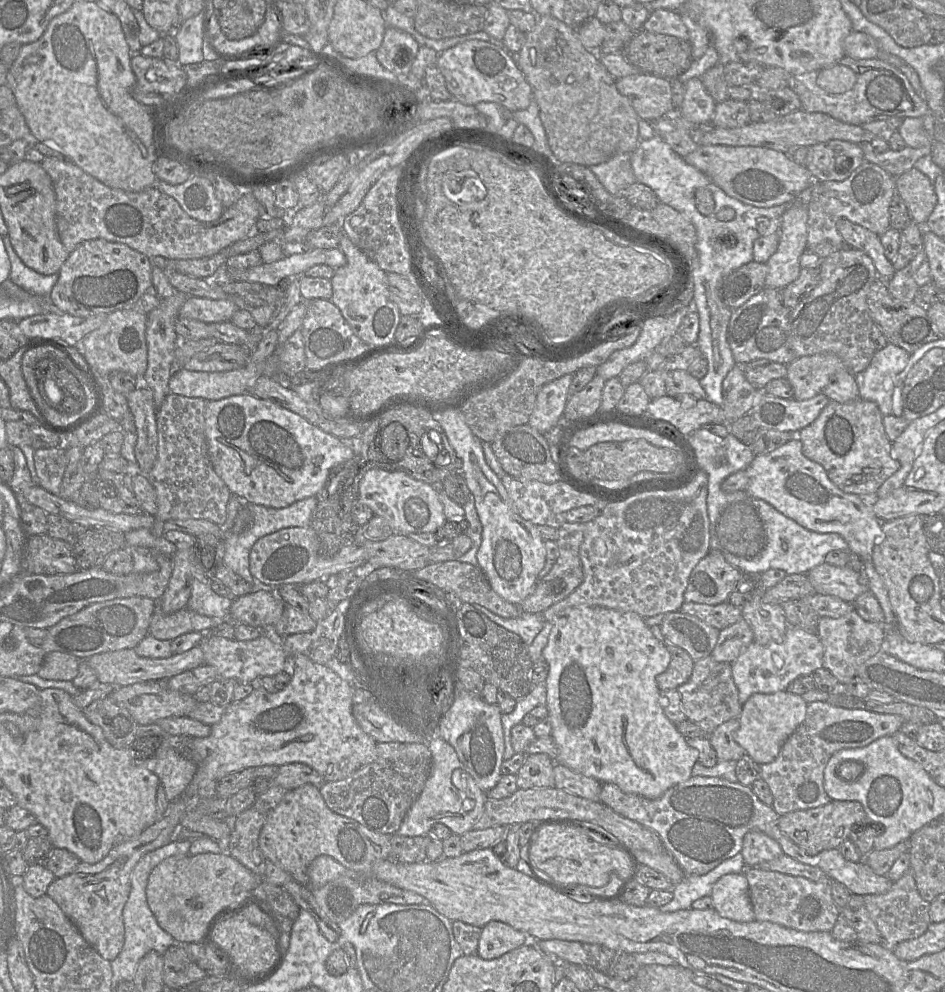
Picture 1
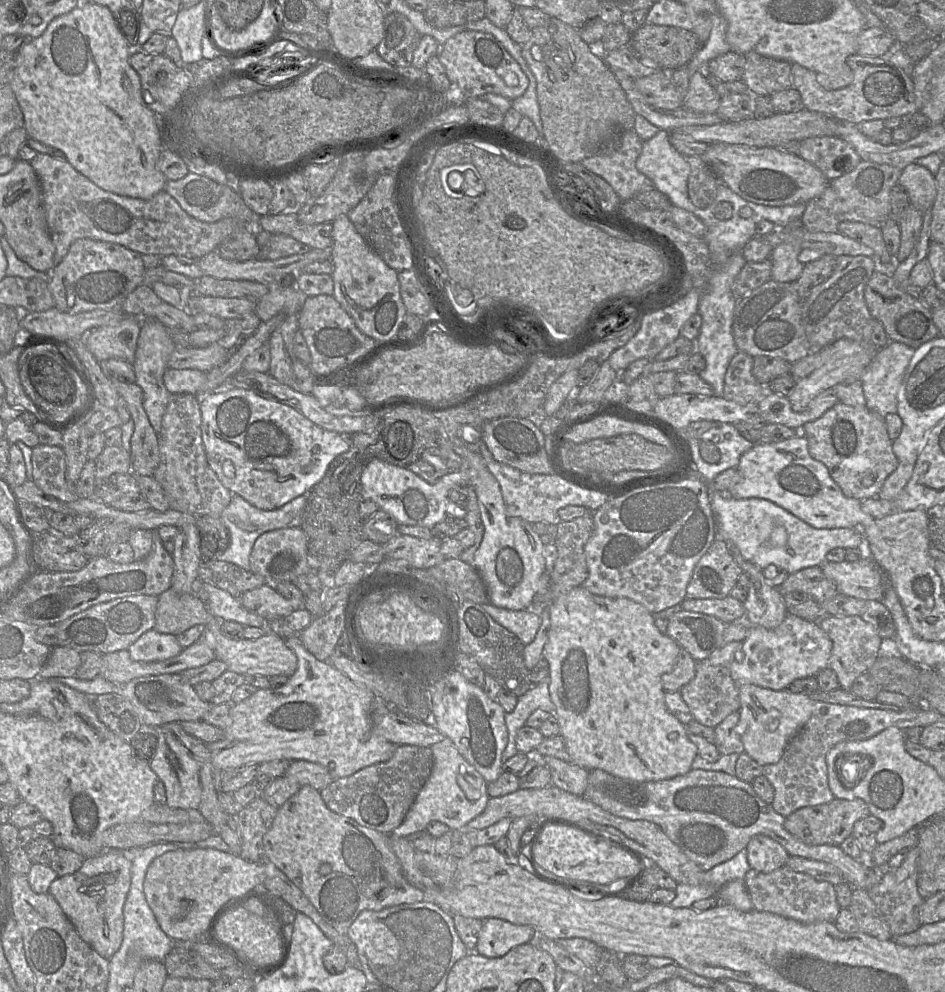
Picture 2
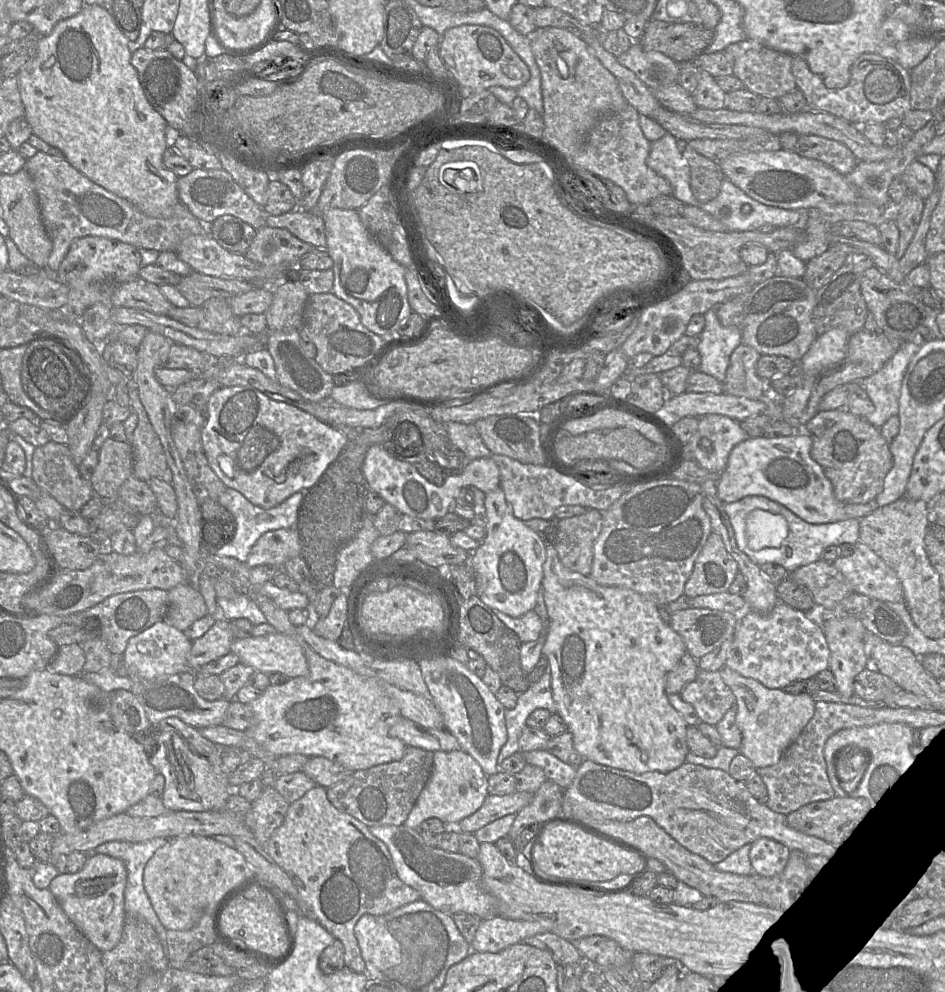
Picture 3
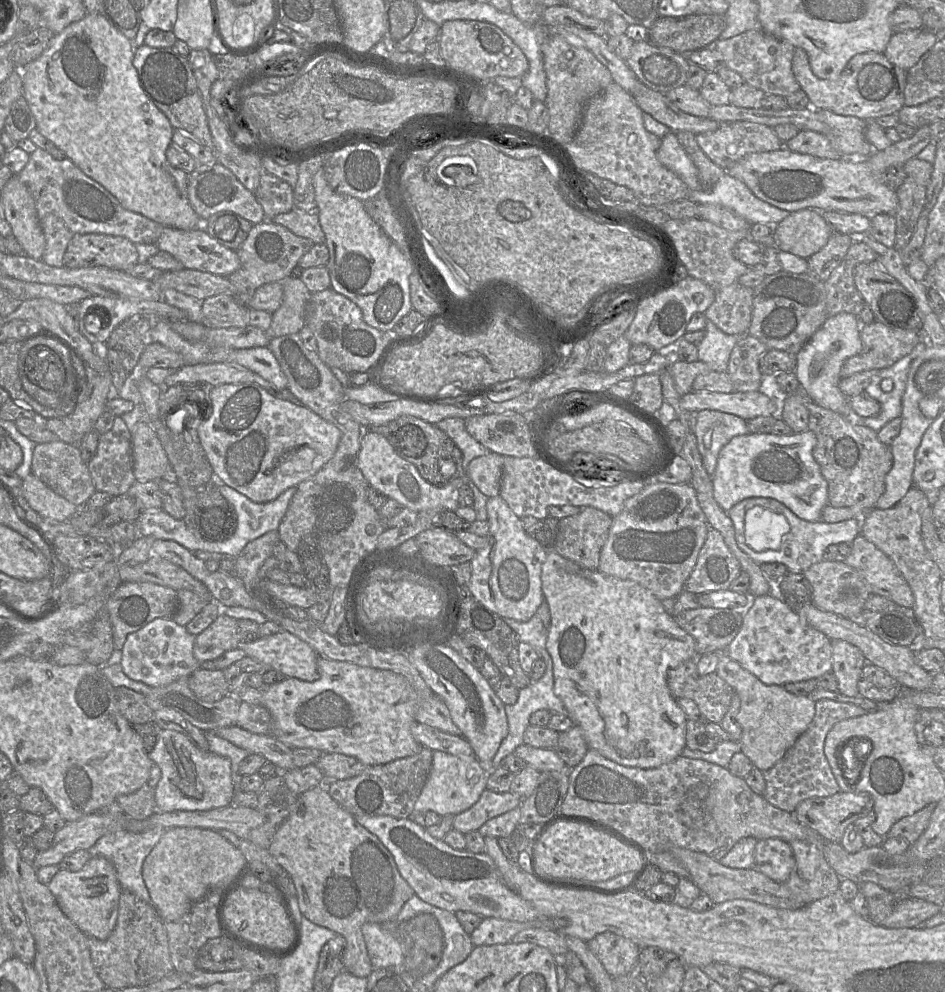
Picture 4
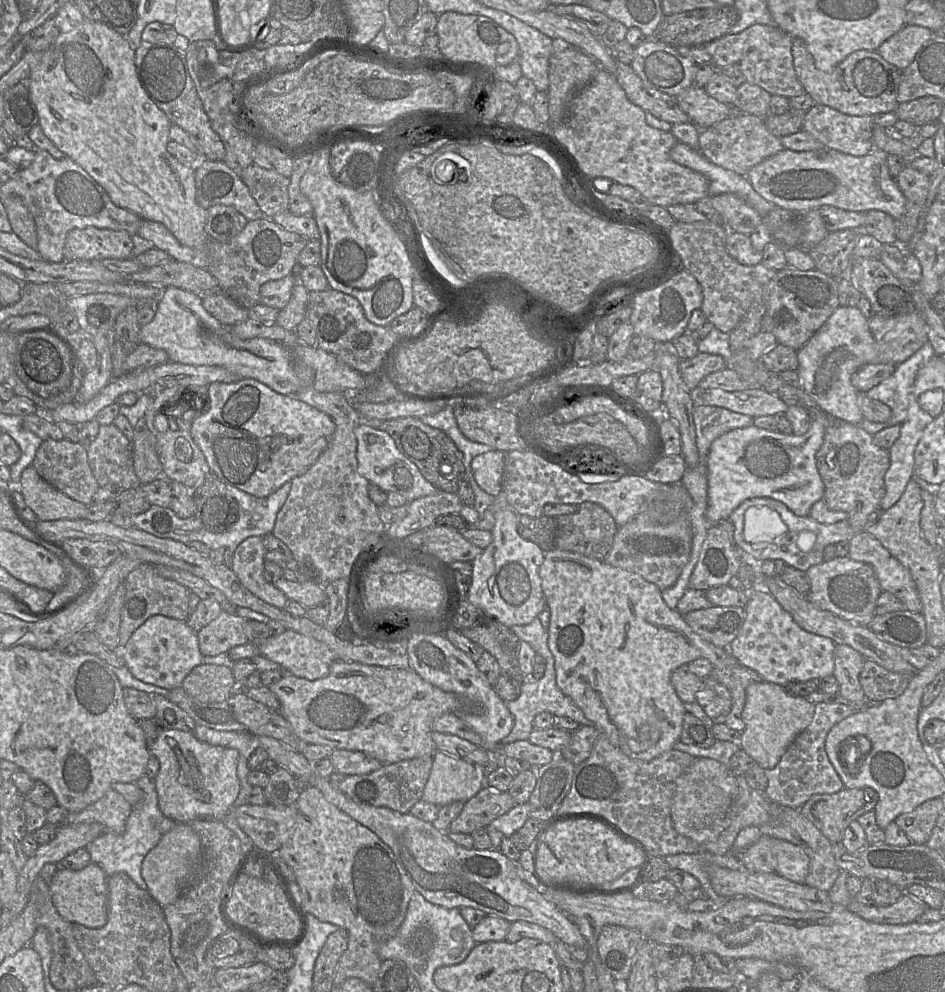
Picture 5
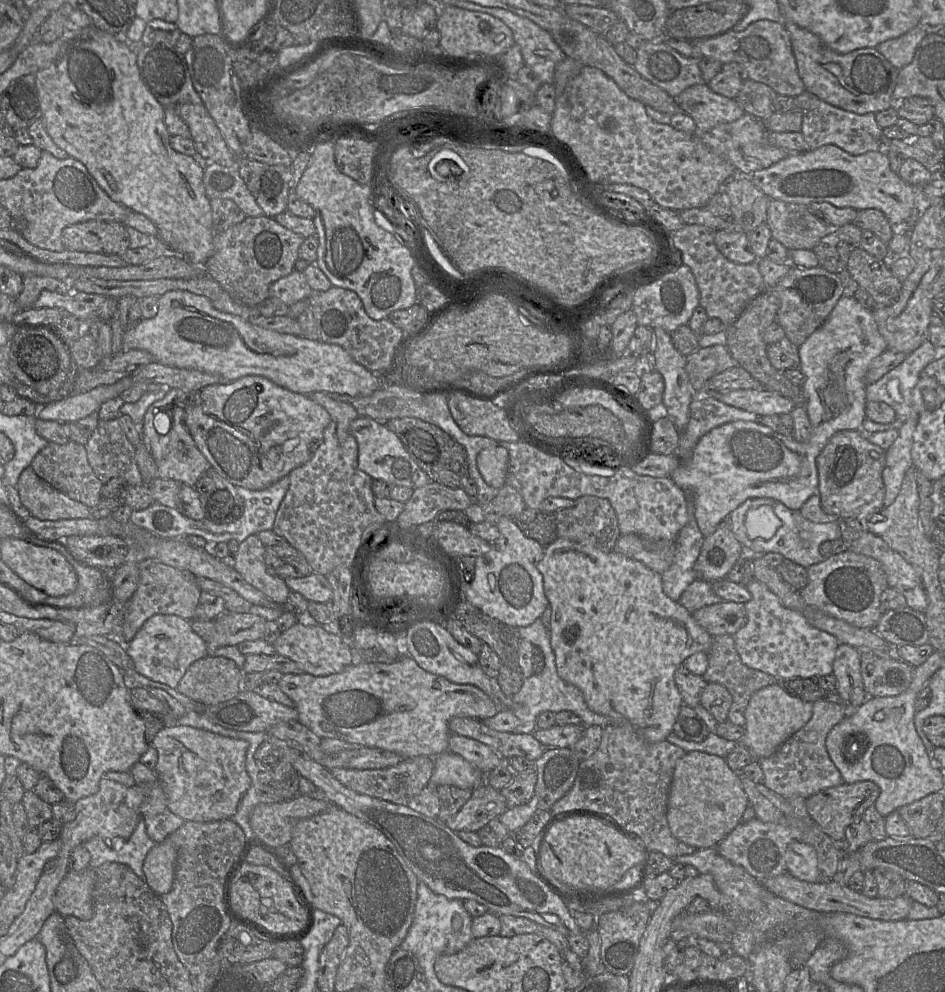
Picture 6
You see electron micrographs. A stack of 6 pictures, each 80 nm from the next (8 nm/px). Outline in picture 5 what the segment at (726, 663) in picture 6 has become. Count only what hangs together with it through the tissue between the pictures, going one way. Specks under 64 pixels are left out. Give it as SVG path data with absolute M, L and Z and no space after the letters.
M740 662L725 668L713 667L709 676L724 685L731 693L732 706L724 723L729 728L742 732L745 728L742 711L746 702L746 688L751 683L762 682L763 678Z

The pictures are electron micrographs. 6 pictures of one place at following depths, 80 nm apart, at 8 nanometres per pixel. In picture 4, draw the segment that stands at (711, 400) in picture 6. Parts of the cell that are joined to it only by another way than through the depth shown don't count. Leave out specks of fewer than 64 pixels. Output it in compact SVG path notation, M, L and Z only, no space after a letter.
M716 410L694 413L694 433L703 465L711 476L721 449L735 436L751 433L747 422L739 416Z

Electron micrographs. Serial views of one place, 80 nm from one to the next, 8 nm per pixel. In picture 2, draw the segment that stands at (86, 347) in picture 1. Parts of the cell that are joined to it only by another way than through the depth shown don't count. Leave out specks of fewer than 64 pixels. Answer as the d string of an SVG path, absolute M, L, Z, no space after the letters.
M125 317L117 325L92 329L85 337L86 346L99 362L116 358L133 364L142 320Z

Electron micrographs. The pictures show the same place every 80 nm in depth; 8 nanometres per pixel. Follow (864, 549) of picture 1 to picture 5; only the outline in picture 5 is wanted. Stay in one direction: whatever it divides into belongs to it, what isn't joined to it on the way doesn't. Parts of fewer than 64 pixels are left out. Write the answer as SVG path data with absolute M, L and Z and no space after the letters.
M811 419L810 429L801 436L785 435L754 425L733 429L716 438L709 448L707 459L707 509L706 519L711 525L729 516L743 501L756 497L768 497L780 501L797 516L808 516L812 505L823 499L825 485L816 464L816 453L823 444L826 427Z

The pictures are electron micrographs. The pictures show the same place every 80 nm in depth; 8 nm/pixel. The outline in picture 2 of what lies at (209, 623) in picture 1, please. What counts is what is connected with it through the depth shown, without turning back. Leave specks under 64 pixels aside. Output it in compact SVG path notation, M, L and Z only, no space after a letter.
M169 588L158 596L154 628L178 636L196 625L207 625L212 614L195 594L180 594Z

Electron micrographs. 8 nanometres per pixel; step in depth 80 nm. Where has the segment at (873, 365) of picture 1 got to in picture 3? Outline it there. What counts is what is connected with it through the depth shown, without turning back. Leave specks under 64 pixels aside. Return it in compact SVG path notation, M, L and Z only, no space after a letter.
M904 342L883 367L862 380L862 385L874 405L874 411L864 419L880 429L892 416L898 415L899 398L905 371L921 344Z

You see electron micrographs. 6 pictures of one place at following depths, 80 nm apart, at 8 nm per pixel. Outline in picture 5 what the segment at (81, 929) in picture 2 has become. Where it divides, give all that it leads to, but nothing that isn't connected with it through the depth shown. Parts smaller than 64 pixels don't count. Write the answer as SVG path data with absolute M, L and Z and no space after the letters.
M92 862L78 871L59 867L49 883L52 901L58 913L73 924L93 929L103 927L108 919L107 879L103 869Z

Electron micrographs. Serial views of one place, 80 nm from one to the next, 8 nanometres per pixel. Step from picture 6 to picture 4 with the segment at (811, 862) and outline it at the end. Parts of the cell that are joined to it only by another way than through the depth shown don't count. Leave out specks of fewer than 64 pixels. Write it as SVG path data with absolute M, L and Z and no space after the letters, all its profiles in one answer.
M778 838L757 840L754 849L754 866L772 880L784 883L795 866L790 845Z

